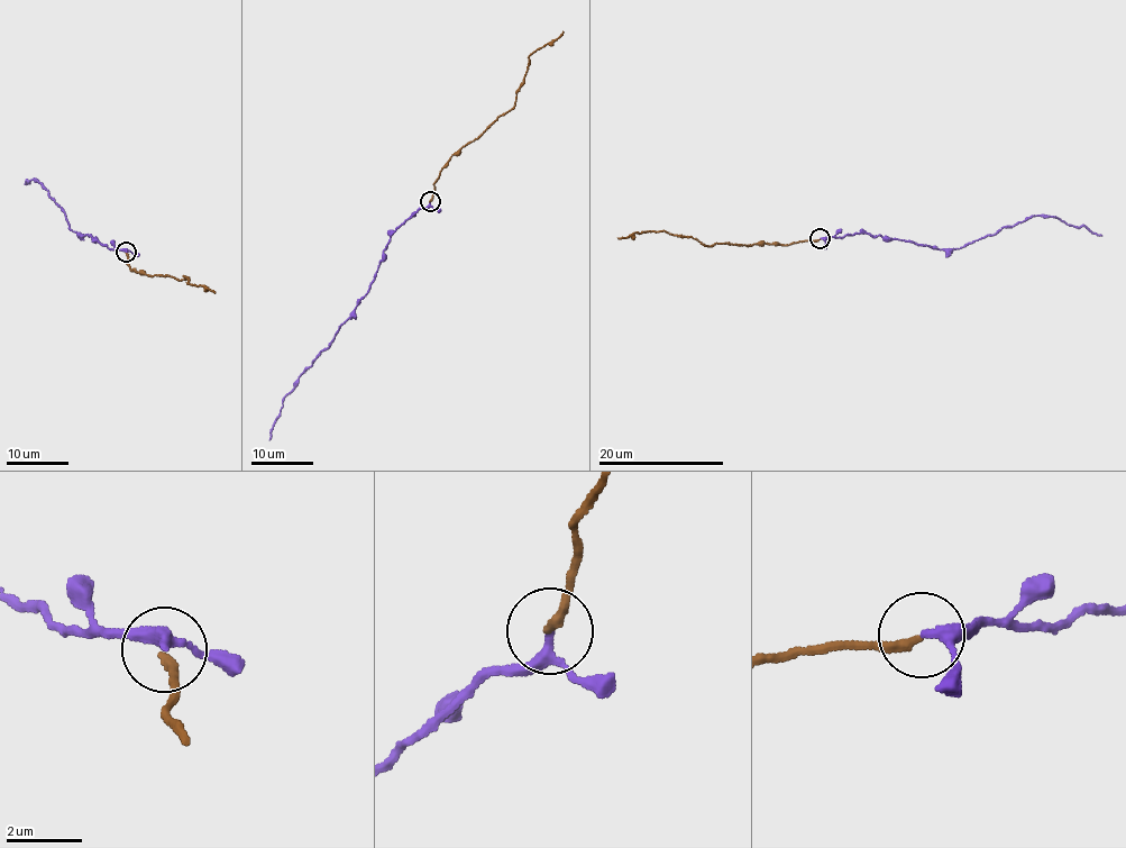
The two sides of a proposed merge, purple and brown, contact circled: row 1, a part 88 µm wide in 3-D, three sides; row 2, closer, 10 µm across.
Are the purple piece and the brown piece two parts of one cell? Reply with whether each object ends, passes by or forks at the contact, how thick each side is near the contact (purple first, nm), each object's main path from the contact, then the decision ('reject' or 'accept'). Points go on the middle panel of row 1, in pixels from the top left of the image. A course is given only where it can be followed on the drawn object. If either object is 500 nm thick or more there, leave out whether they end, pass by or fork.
purple passes by | brown ends | 220/240 nm | purple via (430, 201), (392, 235), (368, 292), (341, 325), (335, 340), (283, 399), (269, 440) | brown via (429, 202), (433, 182), (447, 161), (514, 106), (528, 57), (564, 32) | accept

